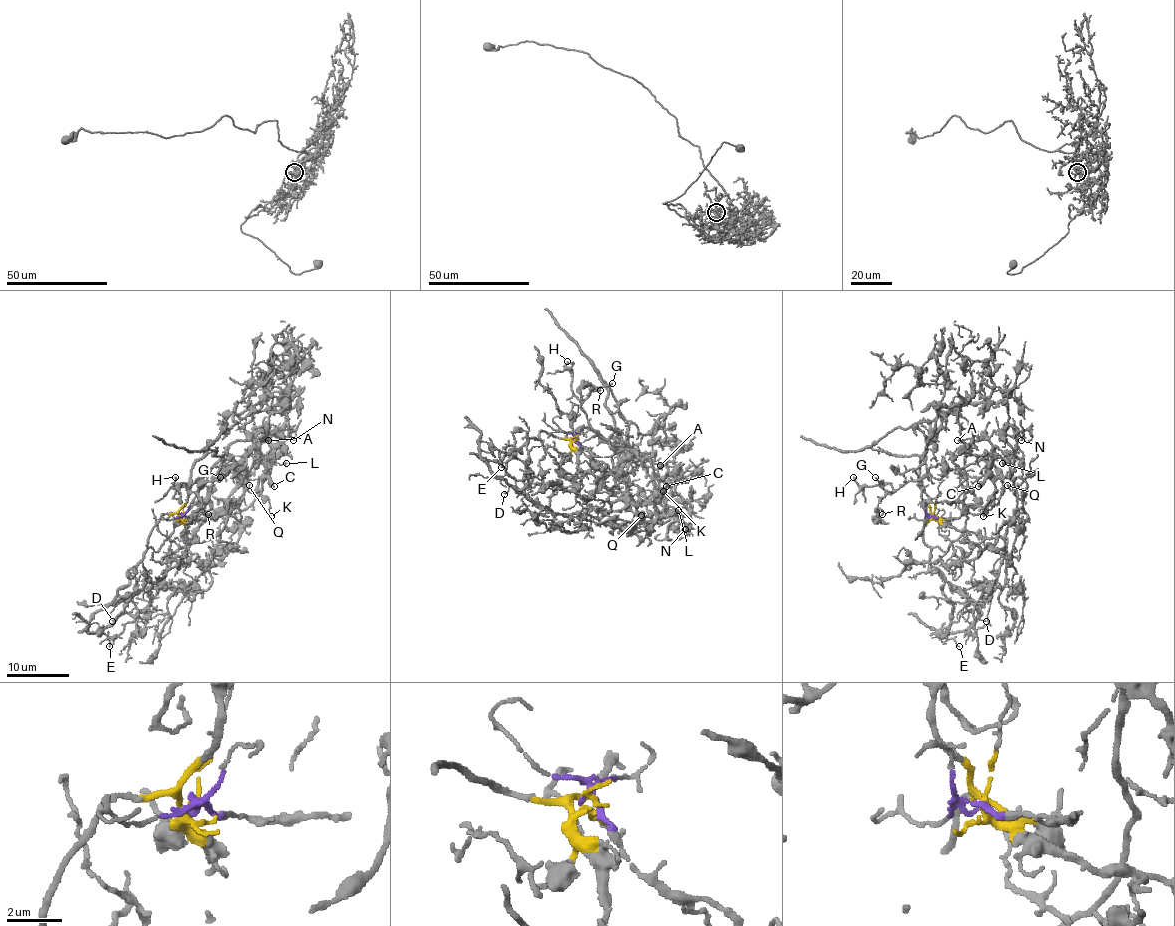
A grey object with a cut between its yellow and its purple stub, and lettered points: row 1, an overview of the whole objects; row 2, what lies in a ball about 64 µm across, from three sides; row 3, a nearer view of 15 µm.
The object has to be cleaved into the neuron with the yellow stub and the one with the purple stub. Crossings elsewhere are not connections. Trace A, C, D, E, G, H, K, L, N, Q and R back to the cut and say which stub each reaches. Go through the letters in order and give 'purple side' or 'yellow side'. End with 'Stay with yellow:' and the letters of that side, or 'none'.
A: purple side
C: purple side
D: yellow side
E: yellow side
G: purple side
H: purple side
K: purple side
L: purple side
N: purple side
Q: yellow side
R: purple side
Stay with yellow: D, E, Q

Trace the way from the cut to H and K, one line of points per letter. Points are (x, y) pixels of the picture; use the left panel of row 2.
H: (181, 516), (215, 519), (235, 507), (245, 483), (234, 463), (210, 468), (188, 489), (176, 486), (174, 477)
K: (181, 516), (215, 519), (235, 507), (246, 491), (259, 491), (269, 503), (271, 516)

